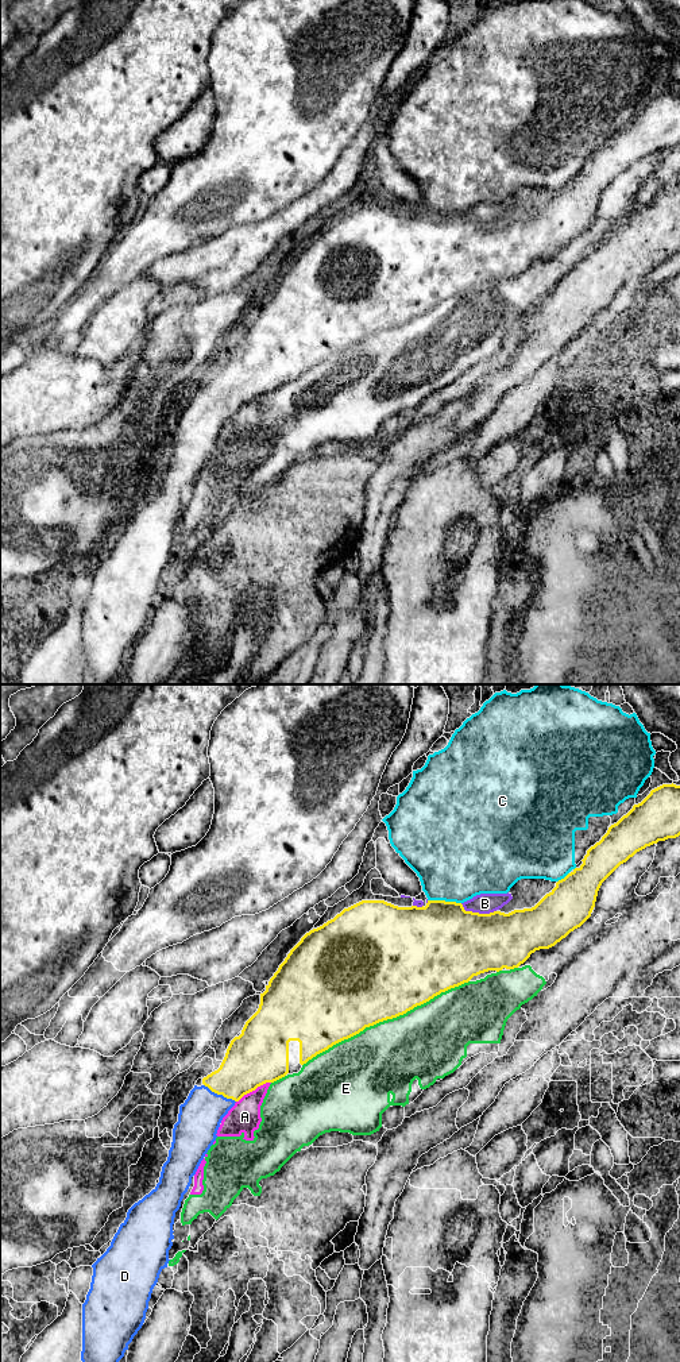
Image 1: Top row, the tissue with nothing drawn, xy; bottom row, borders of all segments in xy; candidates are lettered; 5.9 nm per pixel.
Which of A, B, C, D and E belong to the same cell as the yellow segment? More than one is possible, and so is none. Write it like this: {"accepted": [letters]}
{"accepted": ["D"]}

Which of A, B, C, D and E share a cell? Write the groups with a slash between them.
A E / B / C / D

